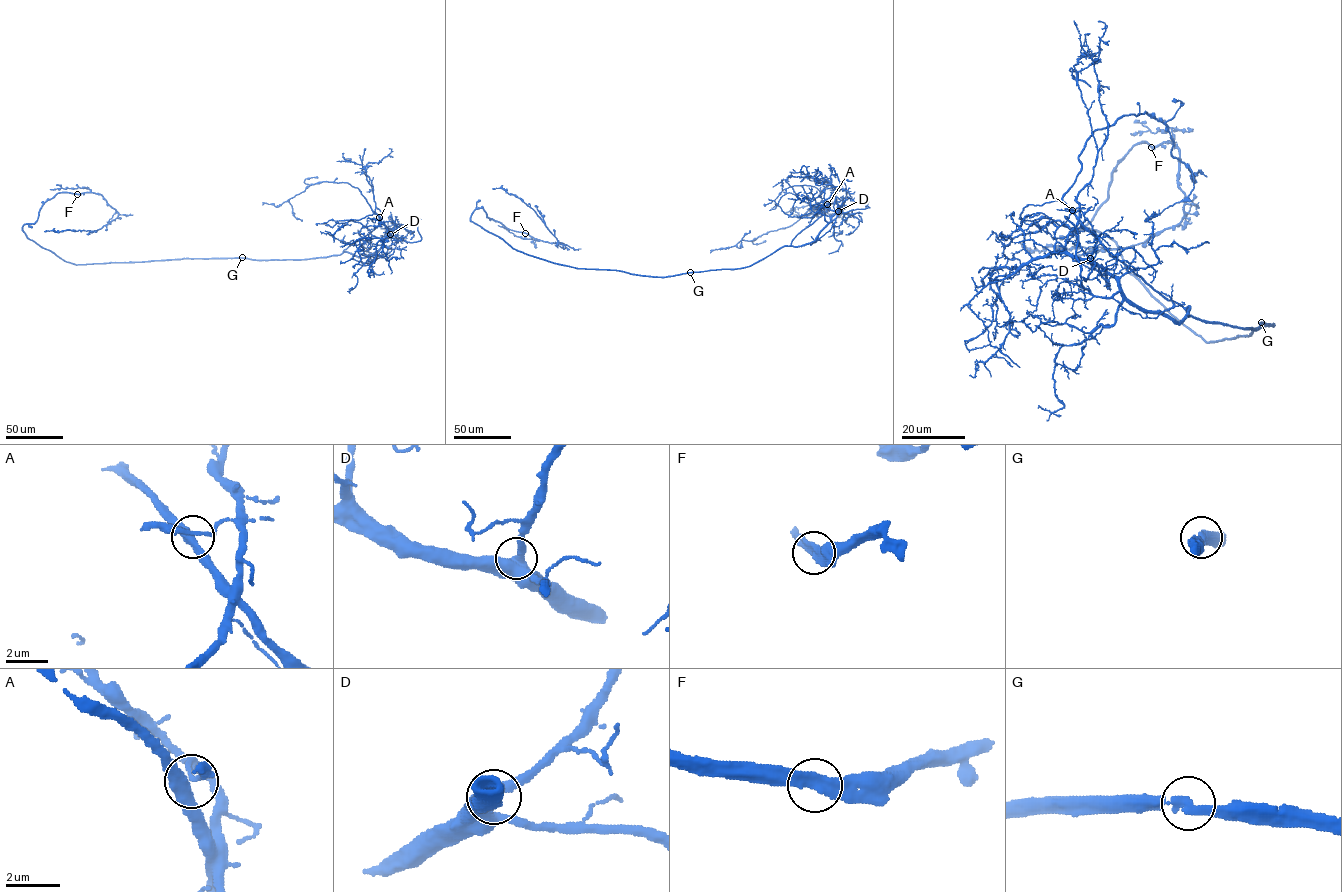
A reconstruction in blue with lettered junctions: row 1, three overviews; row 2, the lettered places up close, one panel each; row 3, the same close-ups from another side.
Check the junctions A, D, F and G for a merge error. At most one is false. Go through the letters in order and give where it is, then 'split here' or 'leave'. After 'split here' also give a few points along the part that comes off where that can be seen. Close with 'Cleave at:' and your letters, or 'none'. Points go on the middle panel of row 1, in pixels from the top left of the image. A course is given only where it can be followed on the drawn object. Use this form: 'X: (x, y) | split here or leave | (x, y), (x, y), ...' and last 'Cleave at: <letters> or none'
A: (827, 204) | leave
D: (838, 211) | leave
F: (525, 233) | leave
G: (690, 272) | leave
Cleave at: none

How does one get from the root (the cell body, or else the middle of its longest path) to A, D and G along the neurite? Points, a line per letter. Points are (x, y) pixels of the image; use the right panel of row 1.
A: (1255, 330), (1274, 325), (1241, 328), (1188, 316), (1182, 307), (1166, 300), (1113, 258), (1072, 210)
D: (1255, 330), (1274, 325), (1241, 328), (1204, 322), (1187, 316), (1189, 307), (1179, 322), (1143, 312), (1090, 258)
G: (1255, 330), (1263, 325), (1274, 325), (1261, 323)

